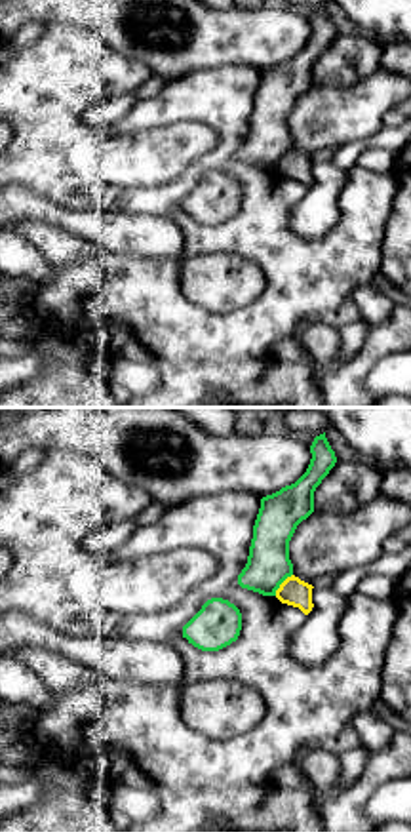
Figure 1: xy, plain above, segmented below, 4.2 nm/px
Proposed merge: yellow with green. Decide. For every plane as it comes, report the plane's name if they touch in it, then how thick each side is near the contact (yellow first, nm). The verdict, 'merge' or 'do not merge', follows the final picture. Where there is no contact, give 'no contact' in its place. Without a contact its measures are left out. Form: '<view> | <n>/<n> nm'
xy | 120/180 nm

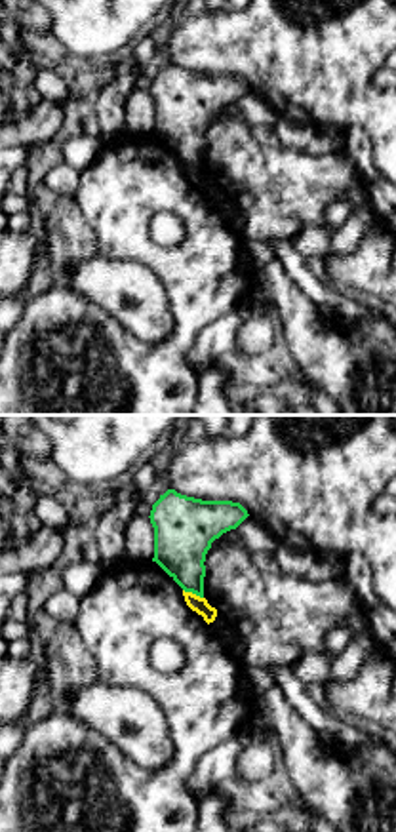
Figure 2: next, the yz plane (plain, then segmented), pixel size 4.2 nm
yz | 70/240 nm

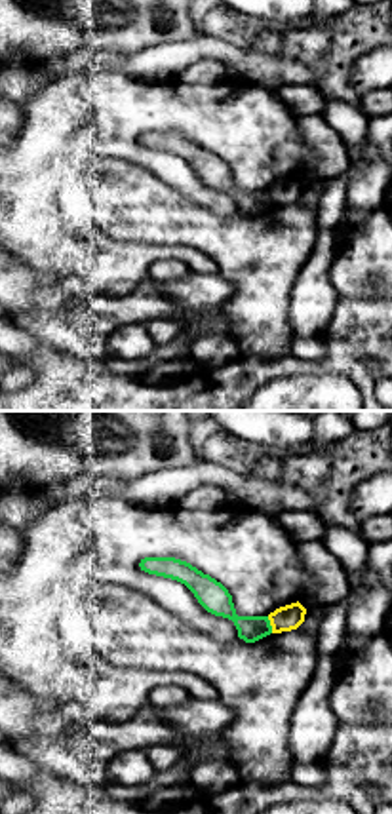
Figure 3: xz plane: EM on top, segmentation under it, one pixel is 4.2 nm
xz | 110/120 nm

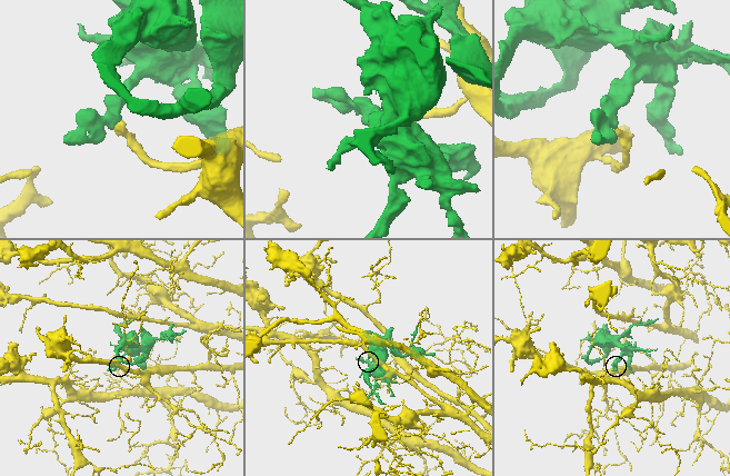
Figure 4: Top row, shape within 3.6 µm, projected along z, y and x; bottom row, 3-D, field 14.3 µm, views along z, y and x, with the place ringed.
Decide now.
do not merge

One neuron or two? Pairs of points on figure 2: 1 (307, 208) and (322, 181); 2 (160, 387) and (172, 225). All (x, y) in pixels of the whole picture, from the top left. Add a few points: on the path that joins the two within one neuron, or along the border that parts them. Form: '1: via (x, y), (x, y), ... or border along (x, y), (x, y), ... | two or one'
1: via (307, 202), (307, 197), (316, 187) | one
2: border along (158, 210), (183, 223), (176, 246) | two

